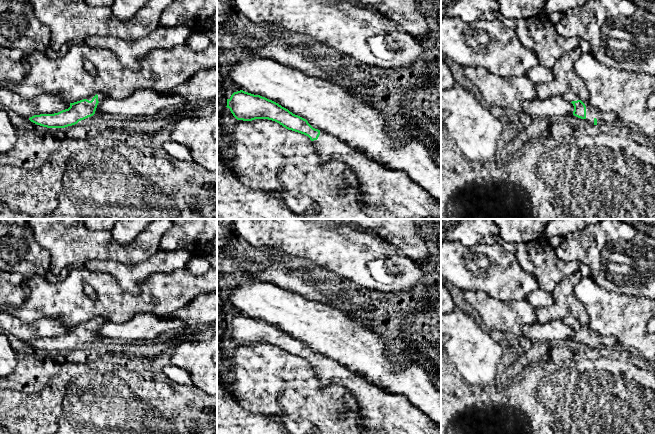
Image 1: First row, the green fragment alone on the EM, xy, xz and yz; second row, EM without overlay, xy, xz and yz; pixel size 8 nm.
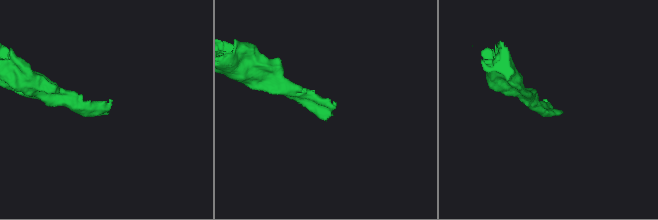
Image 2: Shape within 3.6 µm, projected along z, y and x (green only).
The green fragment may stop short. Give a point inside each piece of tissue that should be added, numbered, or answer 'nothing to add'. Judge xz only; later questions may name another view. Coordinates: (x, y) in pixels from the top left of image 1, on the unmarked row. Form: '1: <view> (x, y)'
nothing to add

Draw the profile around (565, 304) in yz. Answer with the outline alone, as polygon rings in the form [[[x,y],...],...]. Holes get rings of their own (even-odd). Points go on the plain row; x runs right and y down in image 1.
[[[578,270],[563,278],[551,292],[554,304],[548,307],[535,308],[537,322],[548,323],[556,319],[565,319],[568,316],[574,317],[582,326],[587,326],[589,316],[585,307],[577,300],[574,294],[576,285],[582,278]]]

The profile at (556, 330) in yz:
[[[556,319],[545,324],[539,322],[526,324],[522,328],[522,335],[528,340],[552,344],[556,341],[573,338],[574,330],[563,320]]]

